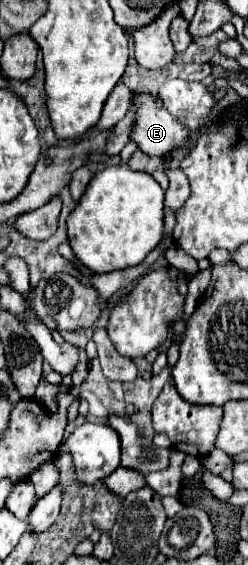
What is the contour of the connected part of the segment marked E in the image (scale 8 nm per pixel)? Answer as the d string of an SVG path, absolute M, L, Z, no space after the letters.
M138 91L134 95L134 103L138 105L138 117L132 133L132 141L142 149L146 155L158 155L166 157L172 149L182 145L190 133L180 125L180 121L174 121L166 109L162 109L156 103L156 97Z

